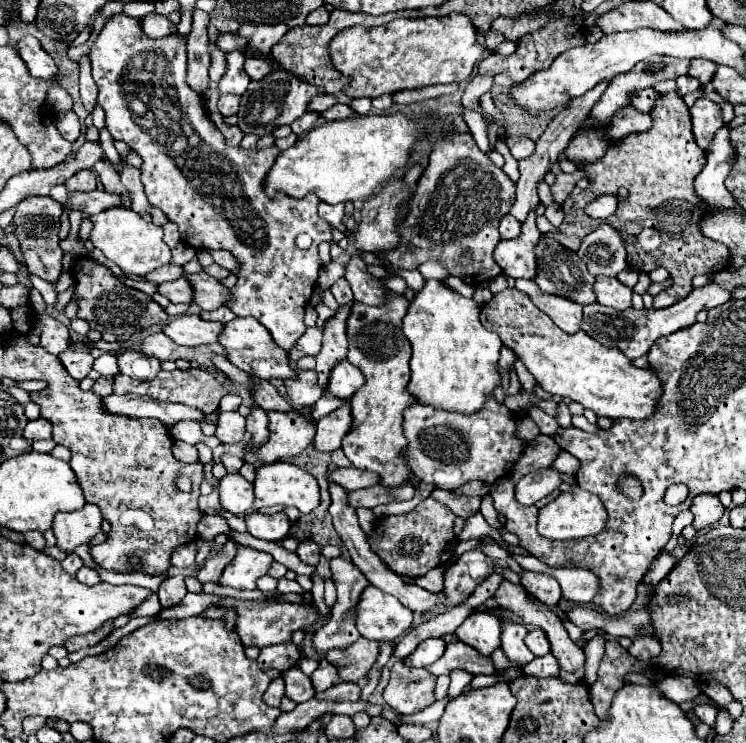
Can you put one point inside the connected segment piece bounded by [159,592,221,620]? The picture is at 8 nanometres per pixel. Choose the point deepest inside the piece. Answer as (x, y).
(193, 604)

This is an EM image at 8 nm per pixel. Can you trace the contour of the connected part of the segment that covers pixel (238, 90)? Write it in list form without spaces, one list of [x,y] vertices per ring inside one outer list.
[[[227,54],[227,62],[229,62],[229,68],[225,72],[225,76],[219,80],[219,90],[221,94],[243,94],[251,82],[251,78],[243,72],[243,60],[245,56],[243,54]]]

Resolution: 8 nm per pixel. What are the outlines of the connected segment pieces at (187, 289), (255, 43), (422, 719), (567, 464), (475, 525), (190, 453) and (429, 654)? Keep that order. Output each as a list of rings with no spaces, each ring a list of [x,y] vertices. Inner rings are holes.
[[[185,278],[159,284],[157,292],[167,296],[171,302],[187,302],[187,304],[191,302],[191,296],[193,296],[193,290],[191,290],[191,286],[189,286],[189,282]]]
[[[243,24],[239,28],[241,36],[249,36],[249,44],[255,50],[261,50],[263,54],[271,54],[271,46],[277,44],[277,40],[283,38],[283,34],[289,28],[285,24],[275,26],[263,26],[263,24]]]
[[[445,697],[443,700],[437,700],[433,706],[413,714],[413,716],[403,716],[405,722],[411,722],[411,724],[423,724],[423,726],[429,726],[433,722],[439,722],[441,714],[443,714],[443,708],[450,702],[450,700]]]
[[[559,452],[557,458],[551,464],[551,468],[559,470],[559,472],[565,472],[565,474],[571,474],[571,476],[575,476],[577,466],[579,466],[579,460],[573,458],[569,452]]]
[[[480,512],[465,520],[463,531],[461,531],[458,535],[458,537],[460,538],[458,540],[466,541],[471,538],[476,538],[484,535],[493,536],[493,538],[497,540],[499,546],[501,548],[504,548],[506,542],[503,540],[503,538],[495,528],[487,524]]]
[[[175,442],[173,444],[173,456],[177,460],[181,460],[181,462],[187,462],[187,464],[197,462],[197,450],[195,450],[195,446],[189,446],[185,442]]]
[[[429,638],[425,642],[421,642],[413,654],[409,654],[403,664],[405,666],[413,666],[413,668],[425,668],[429,666],[431,662],[439,660],[441,654],[445,650],[445,642],[441,638]]]

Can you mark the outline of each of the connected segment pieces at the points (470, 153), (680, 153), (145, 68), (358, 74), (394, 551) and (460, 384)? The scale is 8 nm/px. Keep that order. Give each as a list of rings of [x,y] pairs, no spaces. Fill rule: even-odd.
[[[447,132],[431,150],[429,166],[421,174],[415,196],[407,204],[407,216],[399,228],[401,244],[391,252],[379,254],[387,260],[387,268],[417,270],[417,262],[435,260],[443,264],[451,276],[461,278],[471,286],[493,280],[501,274],[493,260],[493,250],[499,244],[499,220],[515,202],[515,184],[483,154],[471,132]]]
[[[677,92],[659,94],[657,102],[651,110],[653,126],[647,132],[629,134],[613,146],[609,146],[607,154],[593,164],[583,164],[581,170],[585,172],[589,186],[585,190],[573,188],[569,198],[561,204],[565,214],[565,222],[559,226],[559,232],[549,232],[547,238],[557,240],[565,248],[577,248],[581,240],[593,232],[601,220],[593,220],[585,214],[585,206],[601,196],[601,194],[615,194],[619,204],[617,212],[607,218],[605,222],[621,232],[627,248],[627,264],[639,272],[651,272],[655,266],[663,266],[669,270],[673,278],[673,286],[665,292],[655,296],[653,308],[669,308],[671,304],[679,302],[693,290],[691,280],[695,274],[717,274],[727,268],[729,262],[729,248],[725,248],[718,241],[709,240],[701,236],[699,220],[703,216],[701,200],[693,194],[693,180],[701,172],[705,164],[705,152],[695,146],[695,138],[691,132],[691,118],[689,108]],[[619,188],[627,188],[629,196],[621,198],[617,192]],[[643,228],[655,228],[661,236],[661,246],[657,252],[641,252],[637,244],[637,234]]]
[[[115,14],[107,20],[105,28],[97,34],[91,46],[93,80],[99,88],[99,106],[105,110],[107,130],[115,140],[123,140],[137,152],[143,160],[141,182],[145,186],[145,196],[151,206],[161,208],[171,222],[179,226],[179,234],[186,244],[199,249],[229,250],[239,262],[237,284],[229,290],[231,298],[225,306],[235,316],[257,318],[273,336],[273,340],[283,348],[291,350],[297,340],[305,334],[305,306],[313,294],[315,282],[321,270],[321,258],[317,254],[317,244],[331,240],[331,226],[321,222],[317,216],[319,198],[265,198],[261,190],[261,178],[265,170],[273,166],[279,150],[275,146],[265,150],[243,150],[229,148],[221,132],[209,120],[205,102],[195,90],[185,82],[187,76],[187,38],[171,34],[167,38],[151,40],[143,34],[139,20]],[[307,232],[313,238],[309,250],[299,250],[295,238]]]
[[[447,14],[439,18],[397,18],[385,26],[351,26],[339,32],[331,44],[329,54],[333,68],[339,70],[349,84],[343,88],[349,98],[377,98],[381,94],[395,94],[401,90],[419,90],[435,84],[451,84],[469,80],[475,64],[481,60],[485,48],[475,40],[477,30],[465,14]]]
[[[429,496],[407,514],[379,518],[375,522],[373,536],[369,536],[369,544],[381,556],[381,560],[391,566],[391,570],[409,578],[419,578],[427,570],[449,560],[447,554],[451,552],[451,542],[457,542],[453,532],[455,518],[457,516],[445,504]]]
[[[427,280],[415,294],[403,318],[403,334],[413,346],[411,382],[407,390],[423,404],[441,410],[457,410],[475,414],[485,398],[501,384],[497,360],[501,338],[483,328],[479,322],[479,306],[447,288],[441,280]]]

